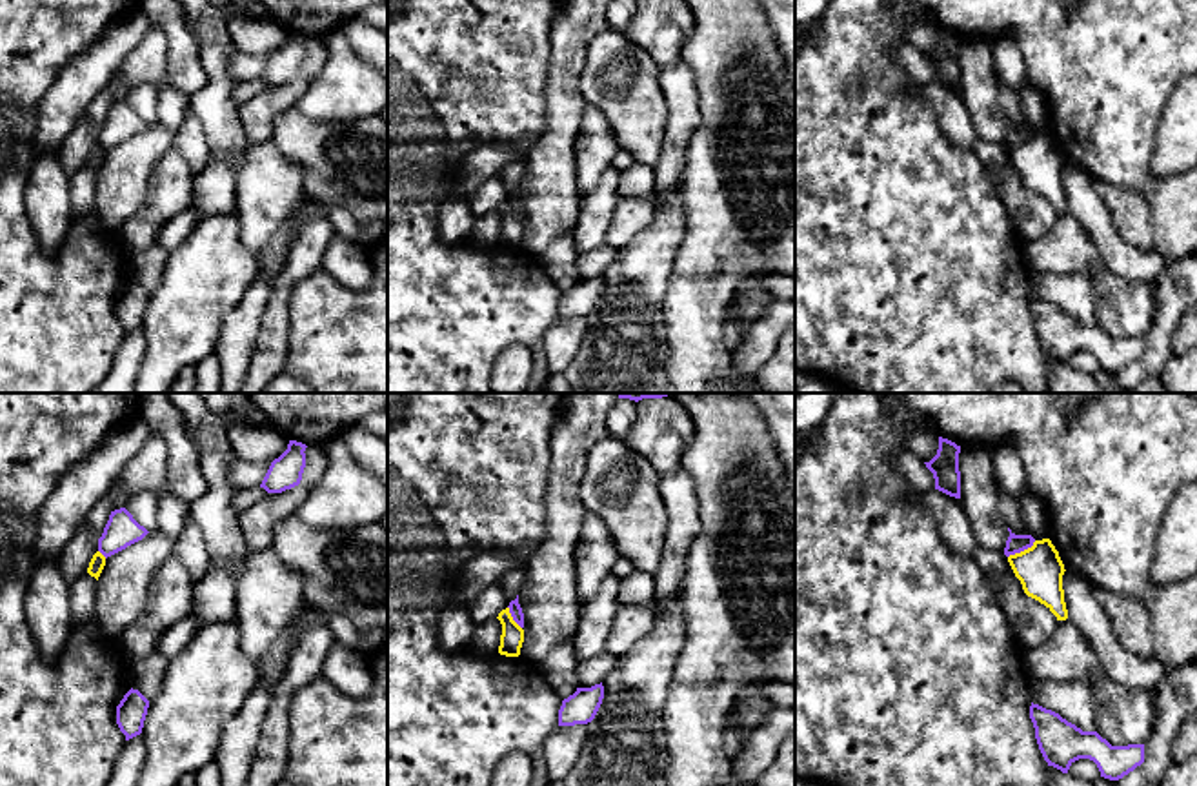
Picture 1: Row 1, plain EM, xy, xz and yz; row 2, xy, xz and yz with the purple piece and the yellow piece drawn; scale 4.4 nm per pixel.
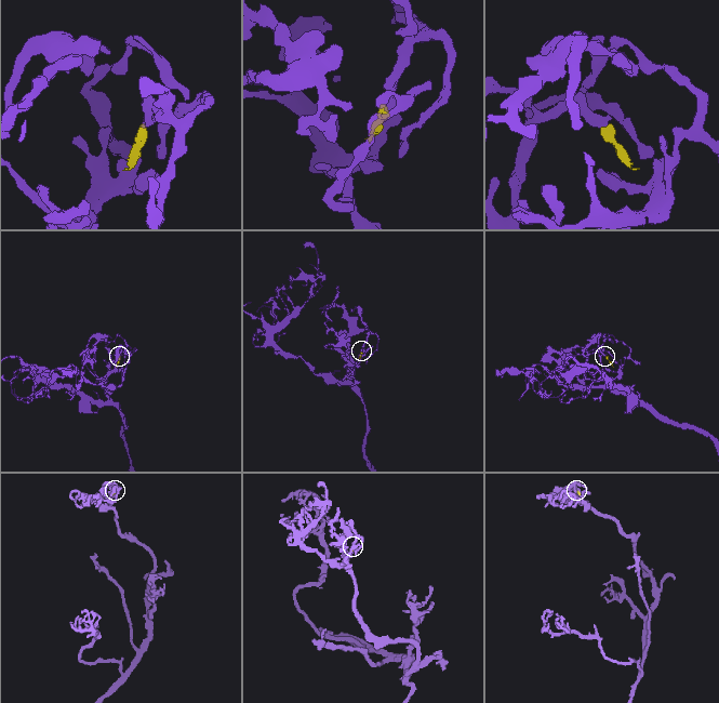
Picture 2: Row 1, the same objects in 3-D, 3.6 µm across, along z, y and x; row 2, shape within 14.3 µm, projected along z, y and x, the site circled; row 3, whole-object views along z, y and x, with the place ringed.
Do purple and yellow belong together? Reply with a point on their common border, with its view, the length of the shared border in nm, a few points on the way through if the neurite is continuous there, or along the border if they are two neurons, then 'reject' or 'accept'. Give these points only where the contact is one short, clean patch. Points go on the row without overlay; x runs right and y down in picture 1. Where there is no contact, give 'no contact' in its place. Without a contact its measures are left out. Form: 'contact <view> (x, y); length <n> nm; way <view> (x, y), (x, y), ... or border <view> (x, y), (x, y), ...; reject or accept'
contact yz (1021, 142); length 150 nm; border yz (1036, 133), (1008, 150); reject

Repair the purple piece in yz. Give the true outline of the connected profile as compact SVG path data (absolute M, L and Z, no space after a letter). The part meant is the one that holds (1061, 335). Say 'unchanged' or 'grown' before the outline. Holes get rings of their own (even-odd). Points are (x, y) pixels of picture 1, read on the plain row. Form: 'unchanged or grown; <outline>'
unchanged; M1033 295L1030 311L1044 353L1062 366L1068 366L1075 353L1090 351L1101 369L1119 373L1144 355L1144 337L1112 338L1097 324L1082 324L1059 306Z

